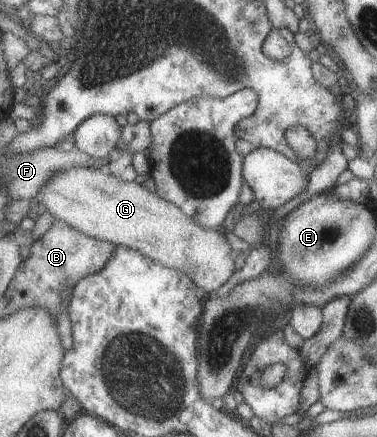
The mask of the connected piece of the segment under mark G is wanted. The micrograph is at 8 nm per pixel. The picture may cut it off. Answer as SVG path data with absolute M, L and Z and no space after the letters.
M71 167L60 170L44 184L38 195L47 211L57 220L67 221L76 229L95 238L115 243L117 246L128 246L140 250L144 255L162 262L171 268L188 272L195 282L208 293L215 293L236 275L235 252L230 246L228 237L220 229L205 228L191 218L179 205L154 193L145 183L136 180L124 181L114 173L106 173L101 168Z

